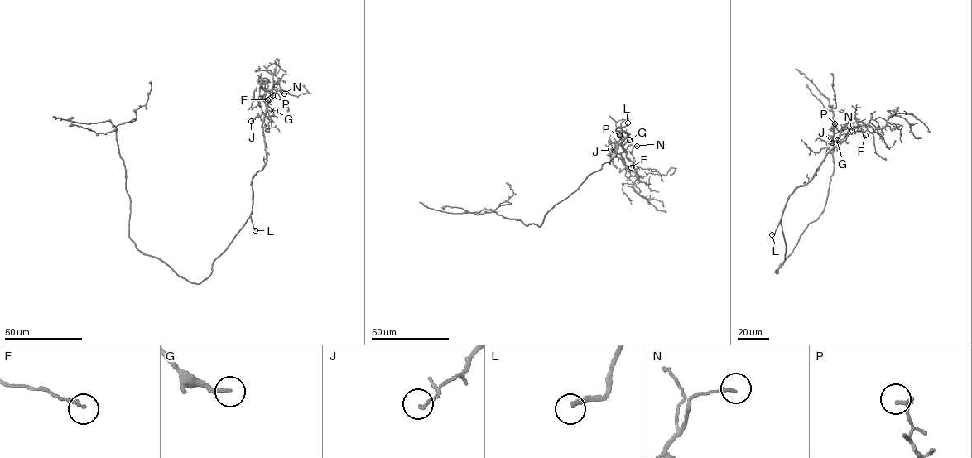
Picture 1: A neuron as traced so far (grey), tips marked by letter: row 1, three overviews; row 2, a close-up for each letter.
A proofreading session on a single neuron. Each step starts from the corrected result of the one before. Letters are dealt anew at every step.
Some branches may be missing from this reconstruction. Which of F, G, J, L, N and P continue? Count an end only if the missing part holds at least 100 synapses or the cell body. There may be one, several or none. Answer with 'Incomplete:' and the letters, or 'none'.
Incomplete: L

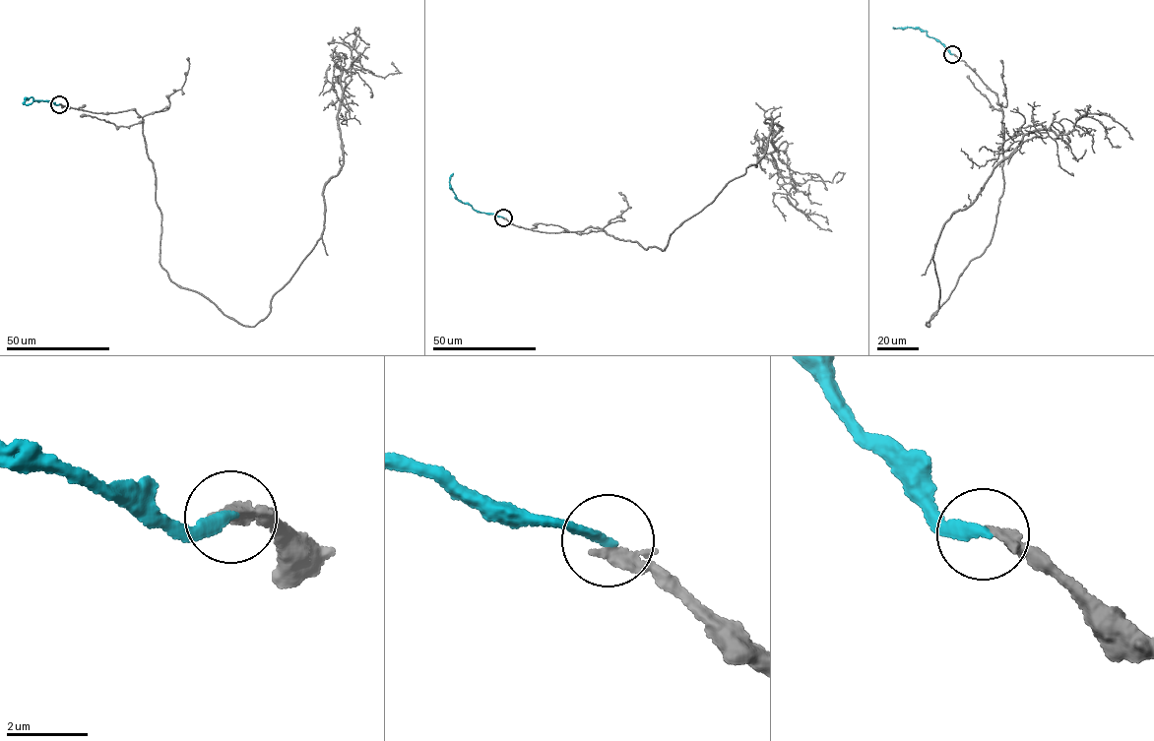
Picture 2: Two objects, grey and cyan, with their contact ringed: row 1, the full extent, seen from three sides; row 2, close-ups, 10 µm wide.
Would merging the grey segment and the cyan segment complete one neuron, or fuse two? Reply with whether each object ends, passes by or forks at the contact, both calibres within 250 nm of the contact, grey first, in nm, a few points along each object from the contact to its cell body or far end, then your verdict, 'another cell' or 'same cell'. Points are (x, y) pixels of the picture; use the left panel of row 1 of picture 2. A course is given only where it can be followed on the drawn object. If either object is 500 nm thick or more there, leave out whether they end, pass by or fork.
grey ends there; cyan ends there; 300 nm thick on the grey side, 240 nm on the other; grey runs (59, 104), (141, 117), (162, 268), (253, 327), (320, 236), (343, 159), (343, 38), (369, 44); cyan runs (59, 104), (35, 101), (31, 97), (26, 98), (24, 103), (32, 102); same cell

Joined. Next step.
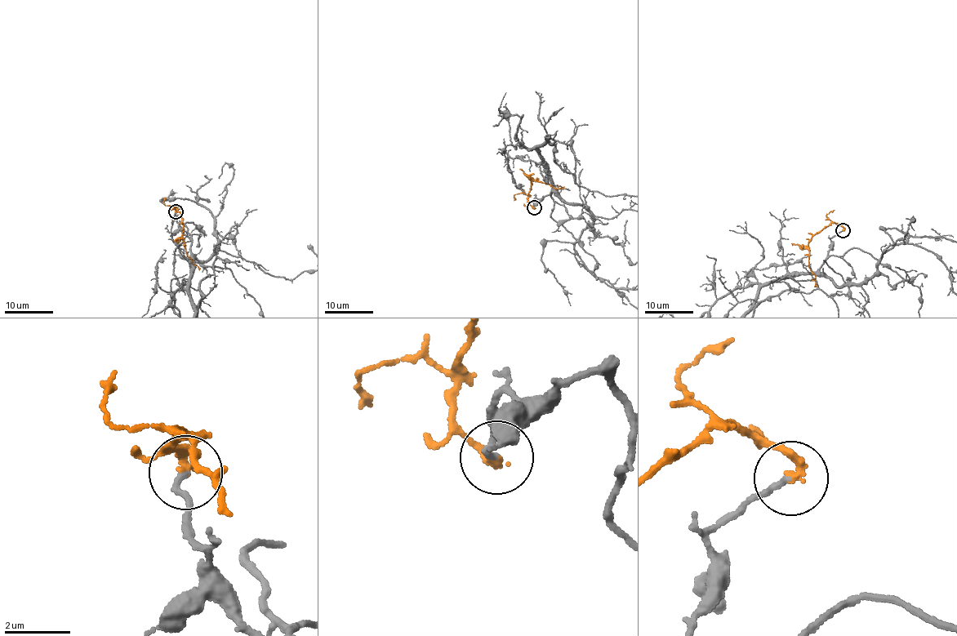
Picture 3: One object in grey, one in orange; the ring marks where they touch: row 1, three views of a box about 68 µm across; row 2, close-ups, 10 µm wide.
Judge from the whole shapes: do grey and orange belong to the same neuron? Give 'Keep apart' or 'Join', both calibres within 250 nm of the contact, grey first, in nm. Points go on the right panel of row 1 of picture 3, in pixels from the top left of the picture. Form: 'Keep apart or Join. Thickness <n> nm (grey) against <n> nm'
Keep apart. Thickness 180 nm (grey) against 260 nm

